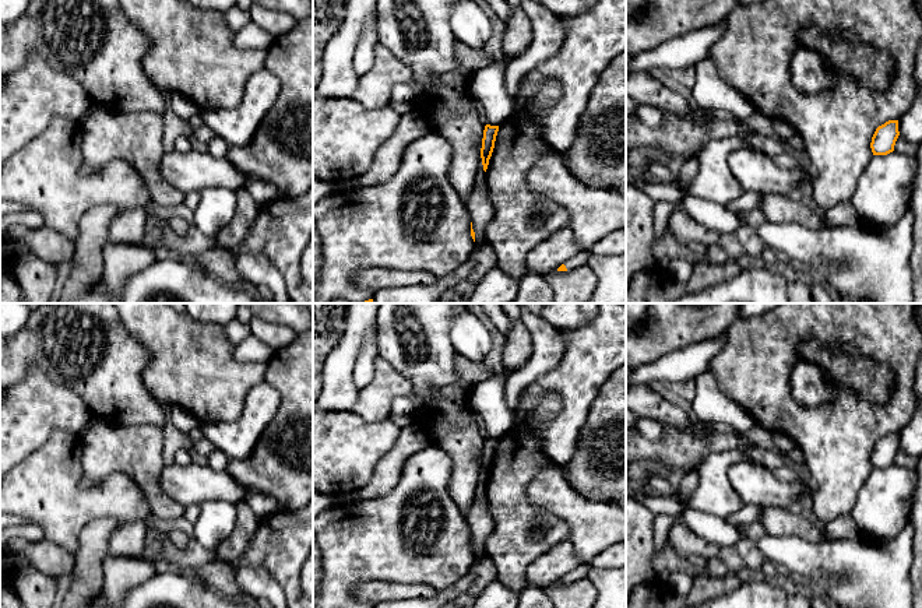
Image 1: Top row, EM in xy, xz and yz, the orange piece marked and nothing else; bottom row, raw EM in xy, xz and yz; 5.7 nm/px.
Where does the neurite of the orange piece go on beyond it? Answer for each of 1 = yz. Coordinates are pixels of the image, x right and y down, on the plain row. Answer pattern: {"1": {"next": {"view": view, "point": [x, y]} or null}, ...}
{"1": {"next": null}}

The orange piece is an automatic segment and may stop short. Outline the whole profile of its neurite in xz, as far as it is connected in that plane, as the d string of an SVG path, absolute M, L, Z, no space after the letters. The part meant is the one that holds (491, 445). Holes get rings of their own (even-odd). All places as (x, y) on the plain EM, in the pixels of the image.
M490 437L485 439L482 461L481 461L481 471L482 471L482 478L483 478L485 485L488 482L489 472L490 472L493 461L495 461L497 444L499 444L499 439L490 439Z

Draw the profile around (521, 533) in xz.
M514 425L499 437L486 482L493 527L486 555L497 569L497 580L521 593L527 567L555 545L570 540L569 524L529 502L527 489L548 456L529 426Z

